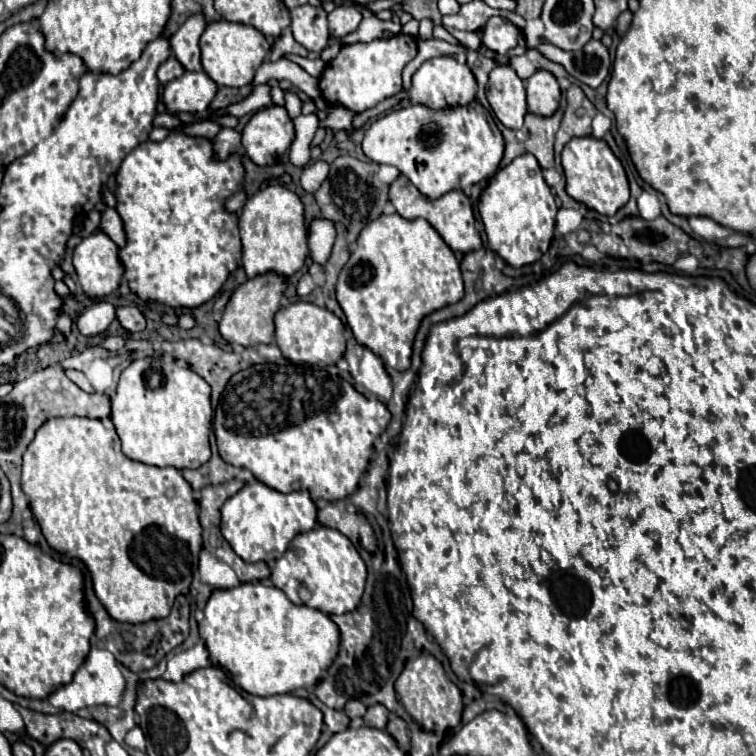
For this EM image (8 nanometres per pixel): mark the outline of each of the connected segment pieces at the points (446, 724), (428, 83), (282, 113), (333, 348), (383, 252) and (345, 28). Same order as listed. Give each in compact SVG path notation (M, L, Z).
M419 655L405 663L403 673L395 681L395 691L407 713L425 729L443 733L461 723L464 704L457 685L447 677L443 665L433 655Z
M435 57L435 59L425 61L413 75L409 99L411 103L427 103L429 107L445 107L445 105L469 103L475 99L475 93L477 93L477 81L465 63L459 63L455 57Z
M285 107L257 111L243 129L241 145L255 165L271 165L289 151L295 131Z
M295 301L275 315L275 339L285 359L293 363L309 363L309 365L333 365L345 353L345 337L343 337L341 319L329 309L317 307L309 301Z
M399 213L381 215L379 219L367 223L357 239L357 249L345 263L337 281L337 301L347 317L359 345L369 347L375 355L383 359L385 365L405 371L411 365L411 345L419 323L425 315L457 303L463 297L463 277L459 261L455 259L451 247L441 239L441 235L425 219L405 219Z
M339 5L329 13L329 31L331 31L331 37L335 39L355 31L359 23L361 23L361 11L357 7Z

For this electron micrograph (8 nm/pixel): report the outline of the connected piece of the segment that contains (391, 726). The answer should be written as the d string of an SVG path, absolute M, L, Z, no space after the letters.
M391 713L389 715L389 723L387 723L387 731L397 741L399 749L403 753L407 753L409 751L409 731L407 731L407 723L401 717L397 717L395 713Z

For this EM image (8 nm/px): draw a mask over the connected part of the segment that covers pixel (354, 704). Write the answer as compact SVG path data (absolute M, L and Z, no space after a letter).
M351 699L351 701L345 705L345 713L347 713L351 719L353 719L353 717L363 717L365 711L367 711L367 707L365 707L361 701L357 701L357 699Z

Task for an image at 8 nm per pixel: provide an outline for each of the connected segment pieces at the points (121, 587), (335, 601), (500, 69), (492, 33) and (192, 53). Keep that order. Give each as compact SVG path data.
M53 417L49 421L45 421L37 433L35 439L31 441L31 445L27 447L25 455L23 455L23 477L21 477L21 487L23 493L29 497L29 507L37 519L37 523L41 525L41 531L47 539L47 543L57 549L63 551L67 557L75 557L81 559L93 579L93 587L95 593L99 597L99 601L105 605L107 613L115 619L115 621L123 621L123 623L145 623L151 619L161 619L169 615L171 603L175 601L177 595L187 595L189 587L191 587L191 579L193 573L197 569L197 561L199 561L199 551L201 551L201 525L199 525L199 507L197 501L193 497L193 489L187 483L187 479L183 477L183 473L175 467L153 467L153 465L143 465L139 461L133 461L129 457L123 455L121 451L121 441L119 435L115 431L113 425L107 425L101 419L89 419L89 417Z
M317 525L311 531L299 533L287 547L281 559L275 561L275 567L271 571L271 581L277 589L281 589L295 605L307 605L313 609L319 609L329 615L343 615L353 609L357 609L363 589L365 589L365 579L367 579L367 567L355 549L355 545L337 529Z
M497 65L489 73L487 101L495 111L497 119L509 129L521 129L527 113L525 85L511 67Z
M491 17L483 27L481 39L487 49L495 53L507 53L509 49L519 45L519 29L503 17Z
M193 13L171 37L171 51L187 71L201 71L199 39L207 27L203 13Z

